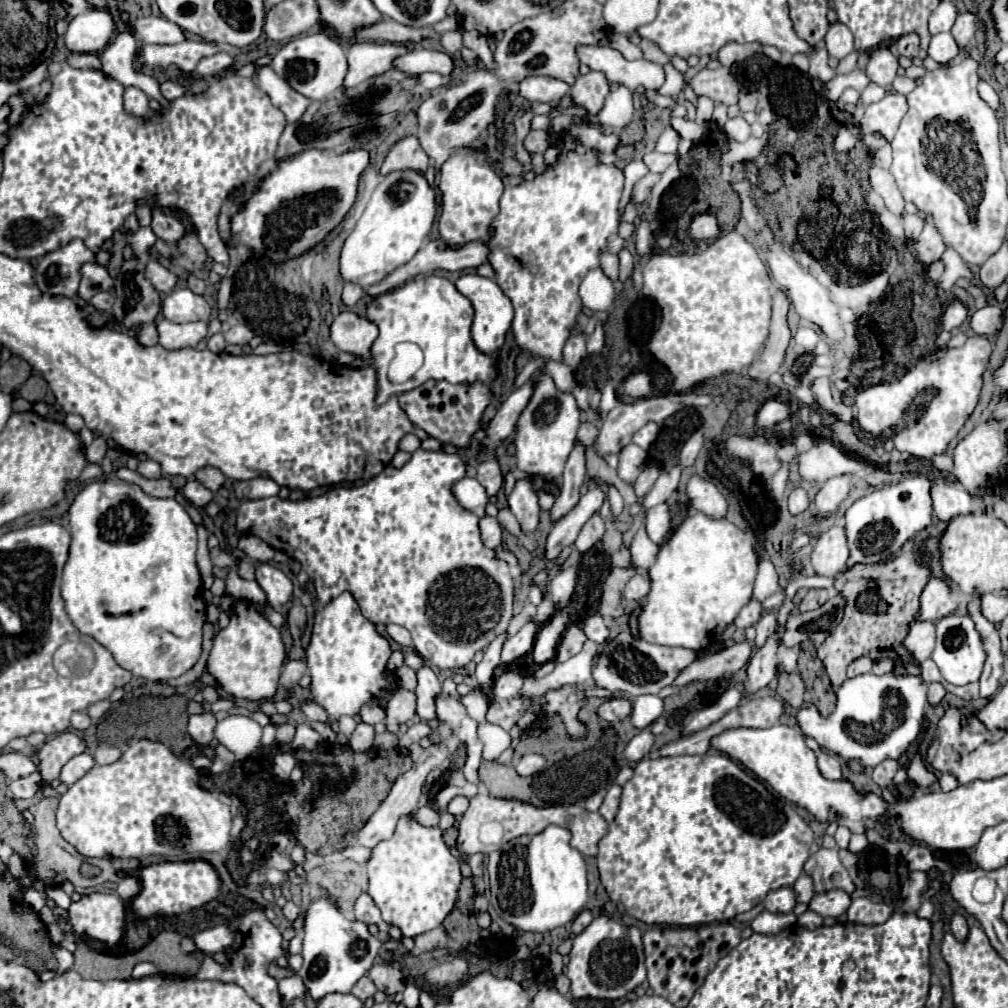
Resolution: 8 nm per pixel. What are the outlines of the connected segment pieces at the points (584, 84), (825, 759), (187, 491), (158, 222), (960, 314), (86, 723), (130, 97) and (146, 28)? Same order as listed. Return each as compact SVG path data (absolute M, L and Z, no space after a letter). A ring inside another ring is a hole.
M589 72L585 76L579 76L577 82L571 86L573 106L583 108L587 112L587 118L599 114L607 94L609 94L609 84L607 78L601 76L601 72Z
M819 754L817 764L819 764L819 770L825 778L829 778L829 780L839 780L841 778L841 760L837 756Z
M189 480L183 488L183 494L197 508L205 508L209 502L213 502L213 492L207 490L203 484L197 484L197 480Z
M157 210L153 212L151 228L153 228L155 236L165 240L167 244L171 244L173 240L181 240L187 234L187 228L185 228L185 224L181 220L173 218L167 212L157 212Z
M953 298L947 308L945 308L945 314L943 314L943 328L945 330L951 330L951 328L957 328L963 324L963 320L967 318L967 308L963 306L963 302L959 298Z
M75 712L75 714L71 716L71 726L73 726L75 730L87 730L87 728L91 726L91 718L89 718L85 712Z
M129 86L125 88L125 94L123 94L123 106L125 106L125 112L131 114L131 116L147 116L149 114L149 98L145 96L143 90L135 88L135 86Z
M143 16L133 22L133 36L139 36L143 44L177 44L183 42L183 30L169 22L167 18L159 16Z

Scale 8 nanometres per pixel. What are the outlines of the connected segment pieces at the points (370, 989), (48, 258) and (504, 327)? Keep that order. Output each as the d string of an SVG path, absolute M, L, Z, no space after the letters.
M363 976L355 986L353 986L353 990L351 990L351 994L355 996L355 998L359 998L359 1000L367 1000L367 998L371 998L373 994L375 994L375 984L373 984L373 980L369 978L369 976Z
M73 240L41 258L35 268L35 282L41 292L73 298L81 280L79 268L87 262L97 262L95 252L89 250L81 240Z
M463 274L455 280L455 288L467 296L473 304L475 316L473 316L473 324L471 324L471 338L473 344L479 352L493 356L505 342L505 336L511 328L511 320L513 320L513 304L511 300L503 294L503 290L499 288L499 284L491 278L483 278L479 274Z

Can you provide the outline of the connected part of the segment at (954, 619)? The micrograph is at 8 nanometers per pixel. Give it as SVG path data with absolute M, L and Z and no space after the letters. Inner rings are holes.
M949 614L937 622L937 644L931 658L937 664L943 680L953 686L963 686L973 680L979 680L985 662L985 650L981 646L981 636L977 636L973 620L969 620L967 614L965 616Z

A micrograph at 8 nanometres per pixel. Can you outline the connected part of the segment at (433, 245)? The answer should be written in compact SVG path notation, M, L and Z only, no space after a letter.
M441 240L427 242L413 256L413 260L409 260L407 264L403 264L401 268L391 272L383 282L367 288L365 294L369 298L375 298L383 292L389 292L389 290L405 284L407 280L413 280L419 274L429 274L435 268L445 268L451 272L459 272L463 268L477 268L487 262L487 254L489 254L489 250L477 242L469 242L463 248L449 248L449 246L441 244Z

